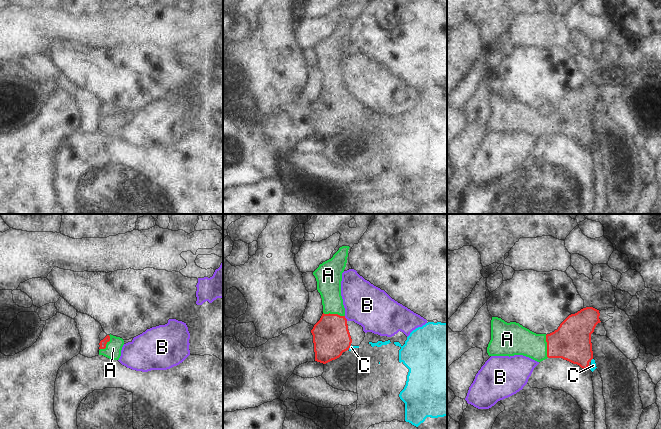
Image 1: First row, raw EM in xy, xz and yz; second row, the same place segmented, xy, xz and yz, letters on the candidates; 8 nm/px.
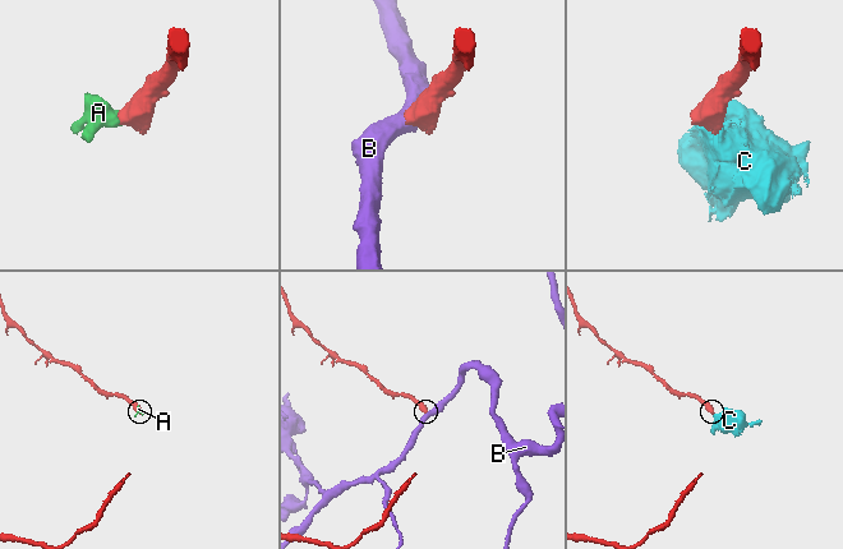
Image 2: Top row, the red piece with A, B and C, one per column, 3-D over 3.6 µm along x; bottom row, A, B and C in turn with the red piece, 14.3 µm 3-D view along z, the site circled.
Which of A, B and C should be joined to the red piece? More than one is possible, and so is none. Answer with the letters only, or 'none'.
A, C

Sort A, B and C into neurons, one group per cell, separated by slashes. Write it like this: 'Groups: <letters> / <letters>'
Groups: A C / B.

